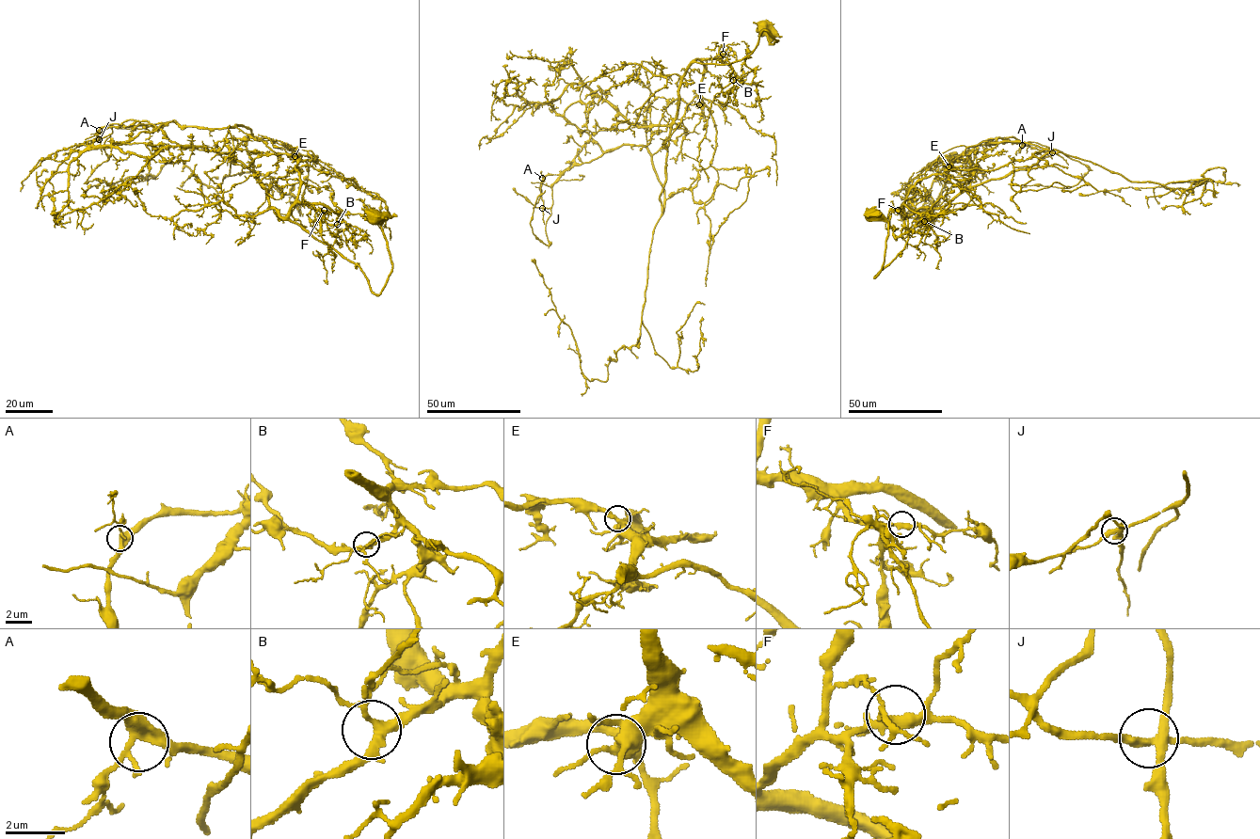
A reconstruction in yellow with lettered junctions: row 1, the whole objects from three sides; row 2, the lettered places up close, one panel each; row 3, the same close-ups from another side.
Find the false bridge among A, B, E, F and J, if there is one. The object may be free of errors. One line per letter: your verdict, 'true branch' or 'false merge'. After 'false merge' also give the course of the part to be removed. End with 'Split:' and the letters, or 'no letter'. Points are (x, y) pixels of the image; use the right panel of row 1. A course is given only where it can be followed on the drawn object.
A: true branch
B: true branch
E: true branch
F: true branch
J: true branch
Split: no letter

